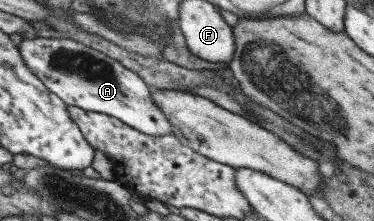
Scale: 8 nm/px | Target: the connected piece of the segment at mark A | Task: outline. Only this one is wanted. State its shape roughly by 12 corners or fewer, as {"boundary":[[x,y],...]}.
{"boundary":[[68,38],[22,39],[25,66],[66,106],[172,135],[150,88]]}

